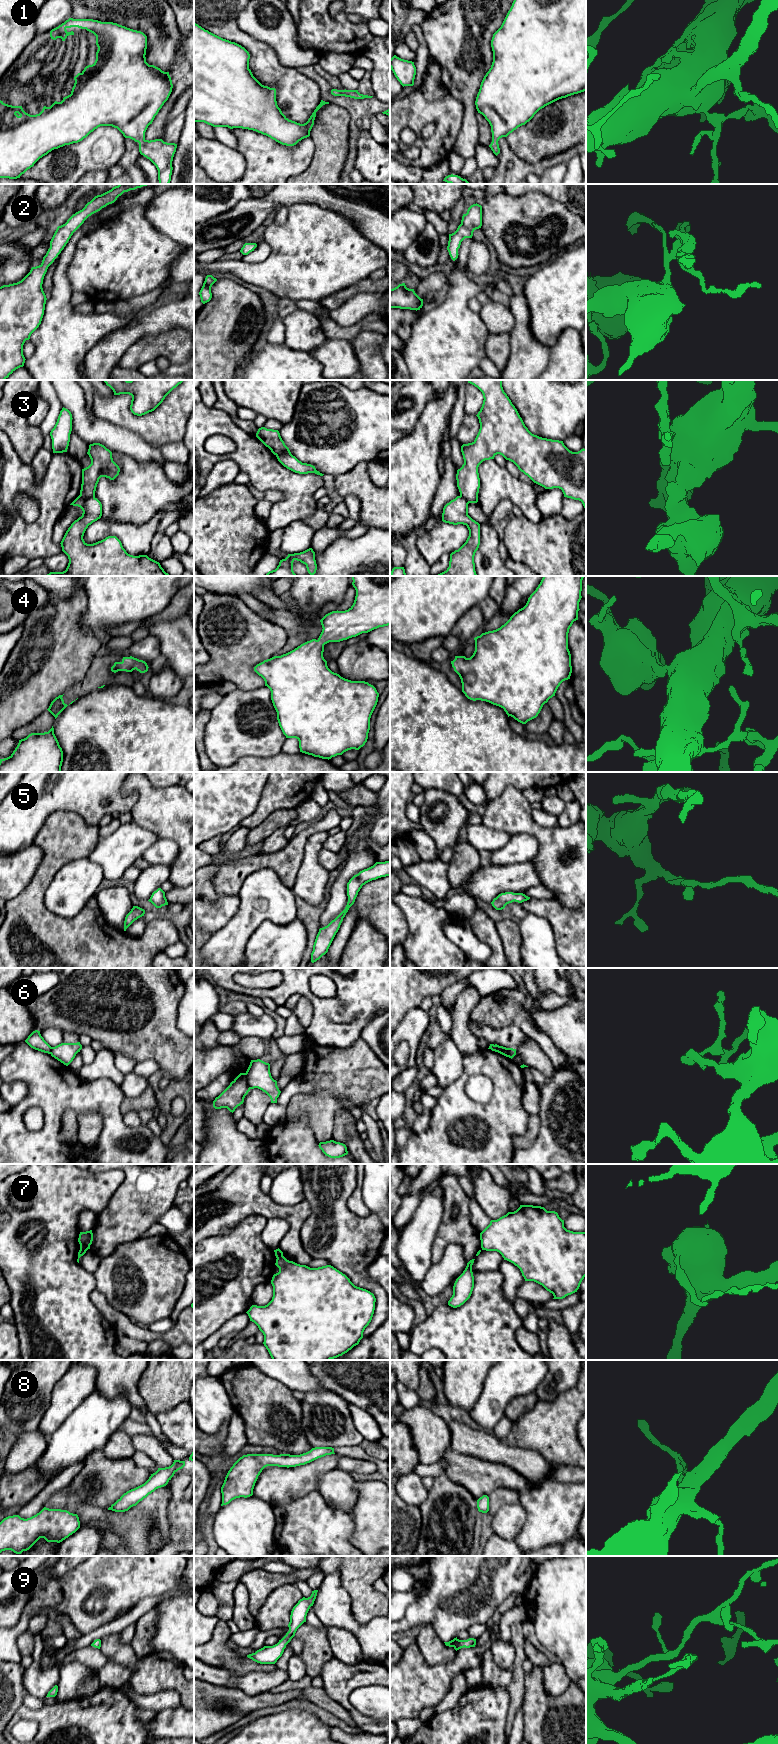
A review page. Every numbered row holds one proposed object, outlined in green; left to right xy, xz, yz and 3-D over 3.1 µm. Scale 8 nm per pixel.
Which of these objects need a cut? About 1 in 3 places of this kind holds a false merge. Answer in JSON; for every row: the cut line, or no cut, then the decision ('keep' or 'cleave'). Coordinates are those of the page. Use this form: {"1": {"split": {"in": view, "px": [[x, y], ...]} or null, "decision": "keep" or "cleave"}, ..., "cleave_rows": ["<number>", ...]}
{"1": {"split": null, "decision": "keep"}, "2": {"split": null, "decision": "keep"}, "3": {"split": {"in": "xy", "px": [[80, 494], [84, 497], [94, 497]]}, "decision": "cleave"}, "4": {"split": null, "decision": "keep"}, "5": {"split": null, "decision": "keep"}, "6": {"split": {"in": "yz", "px": [[495, 1044], [502, 1047], [509, 1056]]}, "decision": "cleave"}, "7": {"split": {"in": "xy", "px": [[80, 1247], [86, 1250]]}, "decision": "cleave"}, "8": {"split": null, "decision": "keep"}, "9": {"split": null, "decision": "keep"}, "cleave_rows": ["3", "6", "7"]}

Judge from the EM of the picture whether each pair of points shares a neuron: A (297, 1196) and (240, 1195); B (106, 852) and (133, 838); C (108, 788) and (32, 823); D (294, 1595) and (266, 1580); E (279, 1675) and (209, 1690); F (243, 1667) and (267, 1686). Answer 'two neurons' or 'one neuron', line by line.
A: two neurons
B: one neuron
C: one neuron
D: two neurons
E: two neurons
F: two neurons

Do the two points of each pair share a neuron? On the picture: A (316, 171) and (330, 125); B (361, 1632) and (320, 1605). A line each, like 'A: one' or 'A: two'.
A: one
B: one

